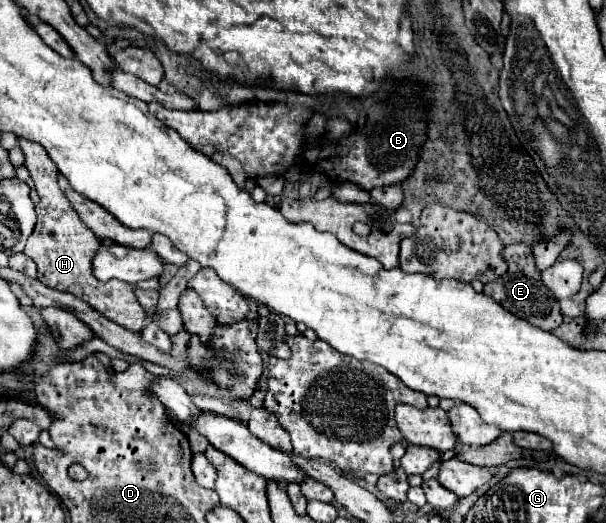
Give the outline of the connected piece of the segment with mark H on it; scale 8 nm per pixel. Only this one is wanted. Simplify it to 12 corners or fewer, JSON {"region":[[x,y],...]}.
{"region":[[18,138],[40,196],[24,254],[38,280],[140,334],[134,286],[100,282],[100,240],[58,188],[56,164]]}

